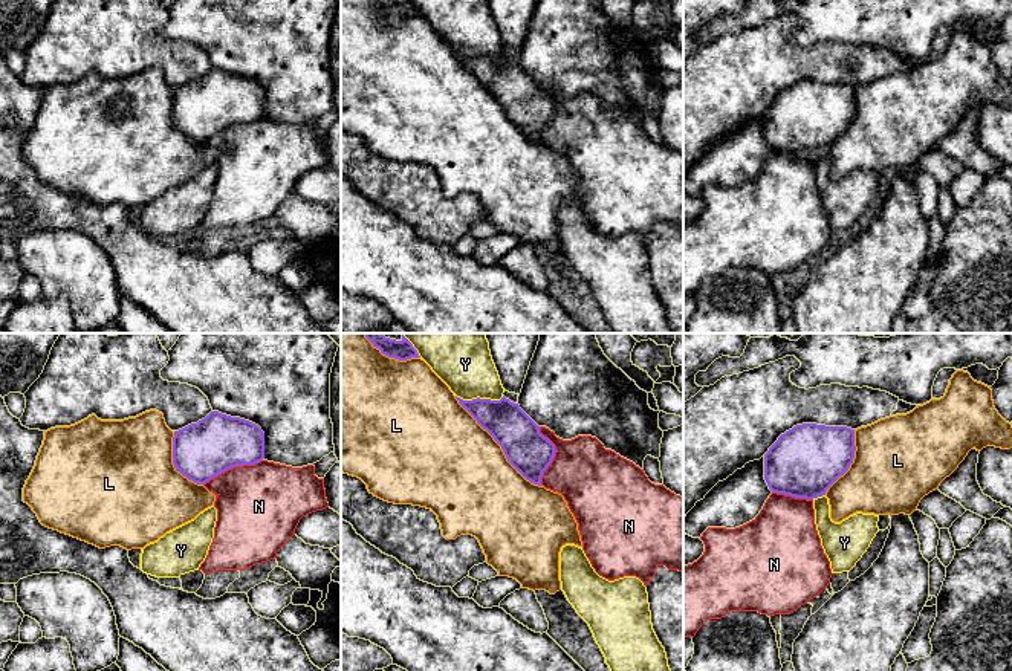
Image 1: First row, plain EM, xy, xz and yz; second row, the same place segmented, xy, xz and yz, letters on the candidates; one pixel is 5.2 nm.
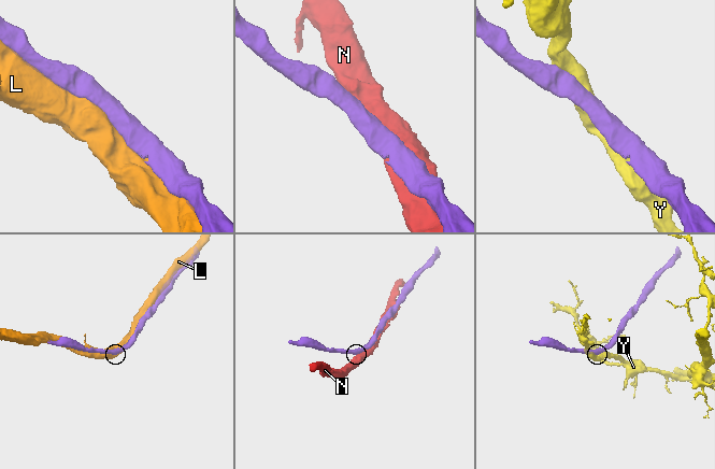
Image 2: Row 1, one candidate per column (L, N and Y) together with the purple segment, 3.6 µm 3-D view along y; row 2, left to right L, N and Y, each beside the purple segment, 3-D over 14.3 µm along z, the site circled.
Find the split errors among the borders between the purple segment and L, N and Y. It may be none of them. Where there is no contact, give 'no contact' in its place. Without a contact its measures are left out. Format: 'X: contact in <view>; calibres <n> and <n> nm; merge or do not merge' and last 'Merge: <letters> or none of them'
L: contact in xz; calibres 220 and 500 nm; merge
N: contact in xz; calibres 220 and 360 nm; do not merge
Y: contact in xz; calibres 220 and 280 nm; do not merge
Merge: L

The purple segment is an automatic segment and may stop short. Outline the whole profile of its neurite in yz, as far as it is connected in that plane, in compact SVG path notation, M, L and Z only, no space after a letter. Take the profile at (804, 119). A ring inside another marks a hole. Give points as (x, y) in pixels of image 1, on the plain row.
M957 28L949 37L943 55L931 57L907 72L890 73L858 87L816 81L793 84L781 92L764 112L764 138L769 147L777 151L806 157L825 153L830 162L830 176L835 180L841 180L856 170L890 174L911 173L920 157L939 147L971 107L981 109L986 104L1010 107L1012 81L1006 79L995 67L991 44L974 38L968 29Z

